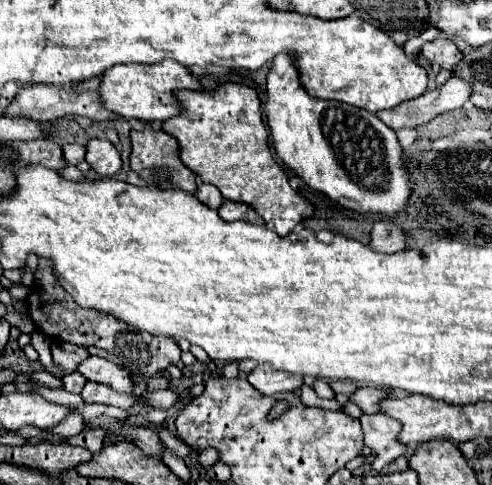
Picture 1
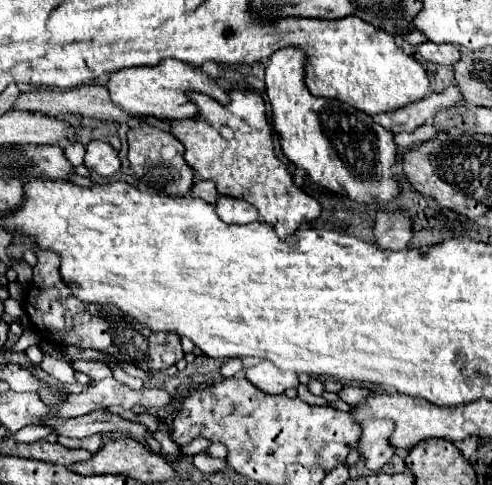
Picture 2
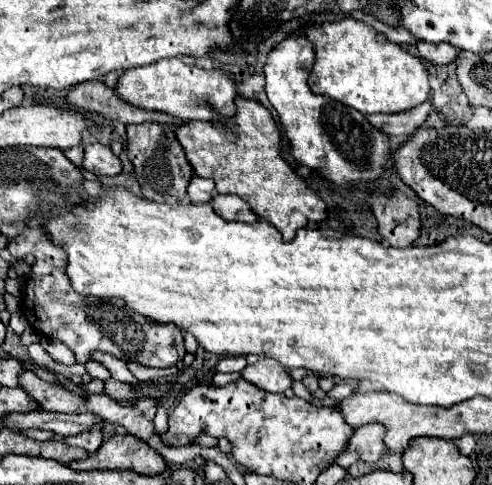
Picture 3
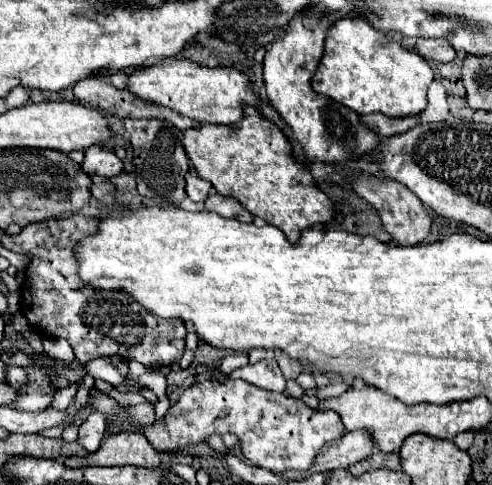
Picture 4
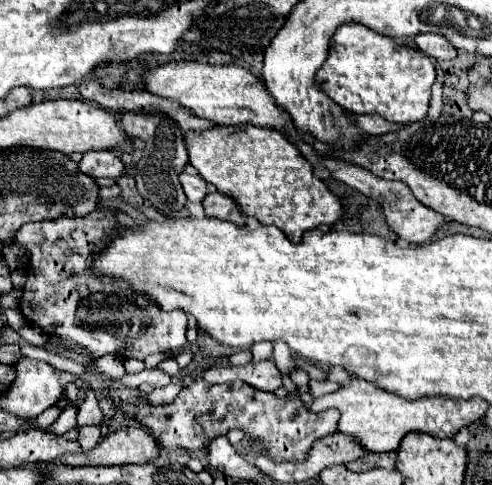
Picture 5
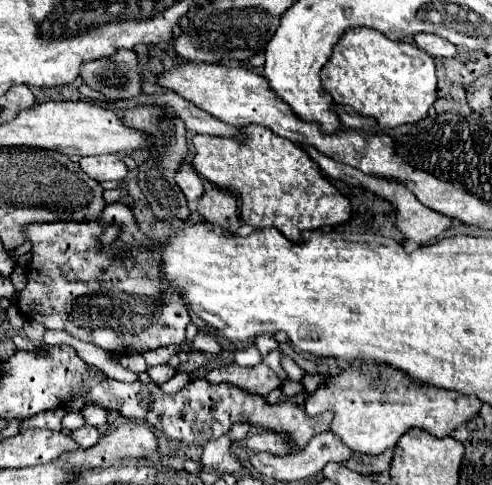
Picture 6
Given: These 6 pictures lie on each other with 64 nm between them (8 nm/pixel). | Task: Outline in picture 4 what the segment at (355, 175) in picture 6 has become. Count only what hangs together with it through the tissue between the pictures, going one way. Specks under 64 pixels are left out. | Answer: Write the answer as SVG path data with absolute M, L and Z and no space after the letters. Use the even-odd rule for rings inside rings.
M360 176L360 178L354 178L354 190L378 212L380 222L382 222L384 230L392 236L394 244L414 246L428 236L432 216L430 216L428 208L420 202L420 198L414 196L404 184L394 182L394 180L380 180L374 176Z

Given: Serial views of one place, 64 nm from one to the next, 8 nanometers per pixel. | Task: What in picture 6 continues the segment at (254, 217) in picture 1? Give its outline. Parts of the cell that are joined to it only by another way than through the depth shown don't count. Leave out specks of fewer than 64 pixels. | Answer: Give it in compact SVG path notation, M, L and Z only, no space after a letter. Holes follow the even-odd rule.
M208 190L200 198L200 214L206 218L206 222L214 226L222 226L228 232L236 232L242 224L238 216L236 198L228 190Z

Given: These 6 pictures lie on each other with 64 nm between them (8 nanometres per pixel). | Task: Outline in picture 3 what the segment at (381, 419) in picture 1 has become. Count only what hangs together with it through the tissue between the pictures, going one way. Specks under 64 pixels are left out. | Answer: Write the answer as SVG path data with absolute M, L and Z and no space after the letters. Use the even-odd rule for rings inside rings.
M366 424L366 426L356 428L346 452L336 462L342 468L348 468L356 460L362 460L368 466L376 468L376 464L386 454L388 454L388 448L384 448L384 426L382 424Z

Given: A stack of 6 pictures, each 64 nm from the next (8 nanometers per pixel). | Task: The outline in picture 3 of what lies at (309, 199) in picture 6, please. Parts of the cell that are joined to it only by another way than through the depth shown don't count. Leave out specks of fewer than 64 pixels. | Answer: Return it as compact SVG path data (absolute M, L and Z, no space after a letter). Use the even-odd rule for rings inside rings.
M238 96L234 116L212 122L186 122L176 128L176 138L184 146L196 176L214 180L220 194L244 198L262 220L270 222L282 234L284 240L292 240L296 230L304 228L308 222L326 218L326 204L278 154L280 132L270 110L258 100Z

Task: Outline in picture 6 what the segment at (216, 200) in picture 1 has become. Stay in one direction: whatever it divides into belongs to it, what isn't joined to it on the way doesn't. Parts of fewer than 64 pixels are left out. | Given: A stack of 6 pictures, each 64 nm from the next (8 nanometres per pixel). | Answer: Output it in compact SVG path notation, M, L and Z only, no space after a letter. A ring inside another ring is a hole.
M178 170L176 182L178 182L178 186L180 186L182 192L184 192L184 196L186 196L190 202L192 202L192 200L198 200L198 198L204 194L204 182L202 182L202 178L200 178L196 172Z

